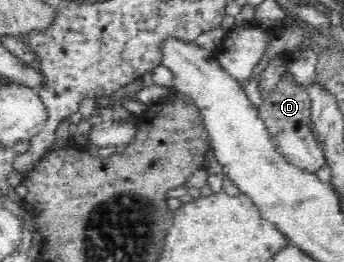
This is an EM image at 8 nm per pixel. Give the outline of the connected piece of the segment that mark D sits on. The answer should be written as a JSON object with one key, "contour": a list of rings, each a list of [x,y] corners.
{"contour":[[[282,76],[279,83],[262,96],[259,117],[265,122],[276,150],[285,158],[285,161],[310,173],[324,168],[326,157],[322,154],[320,144],[310,127],[312,101],[308,90]]]}

